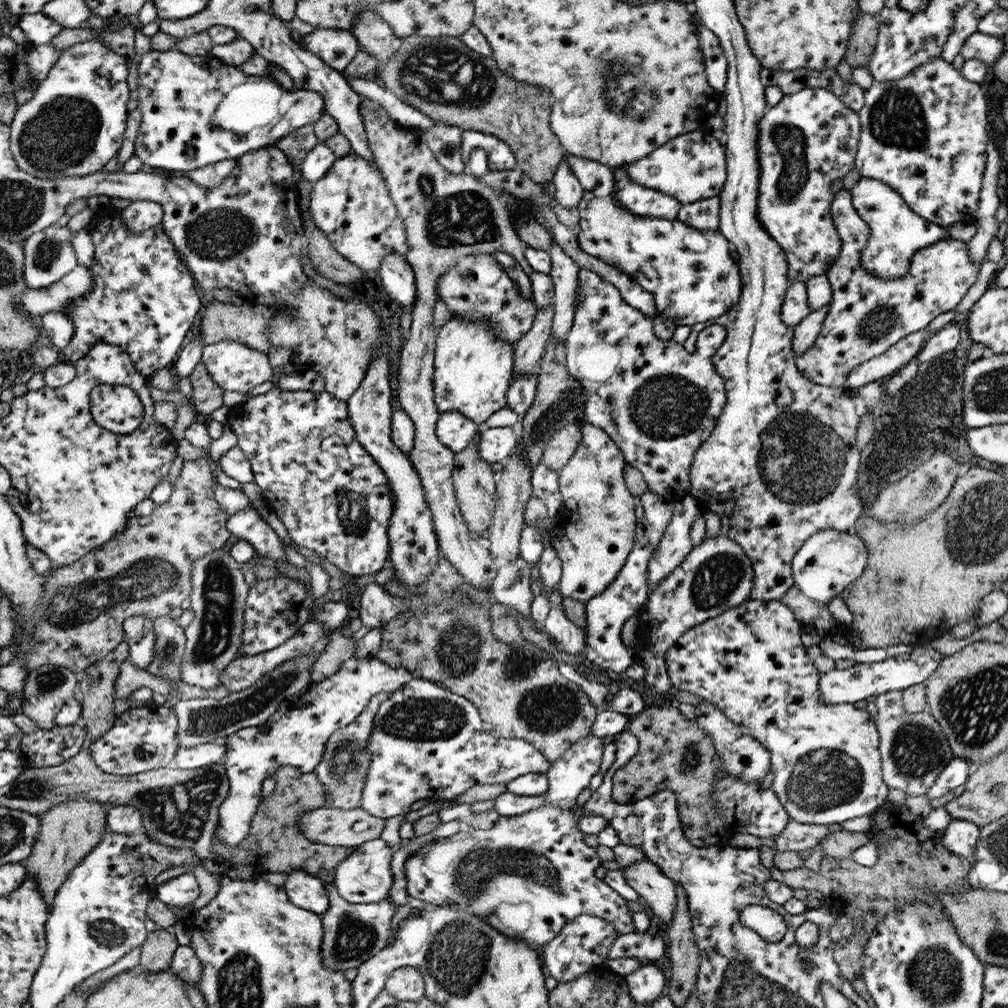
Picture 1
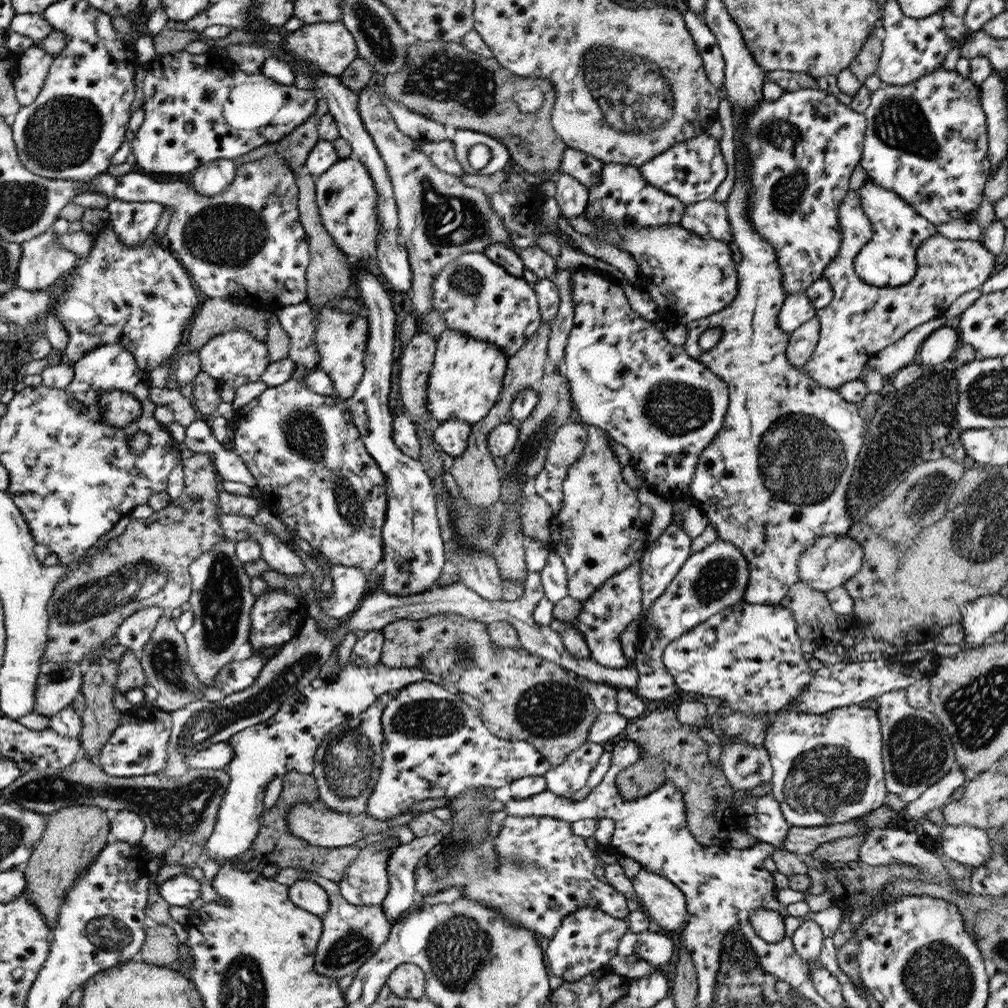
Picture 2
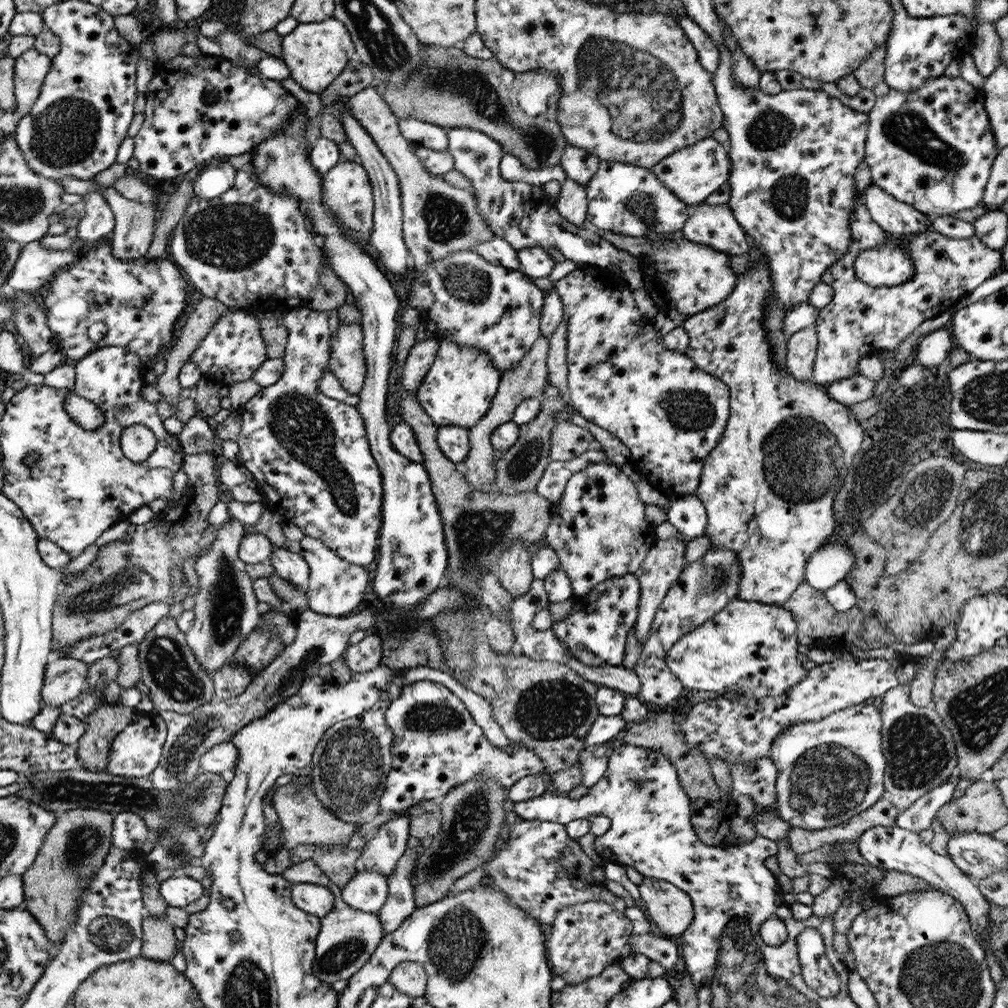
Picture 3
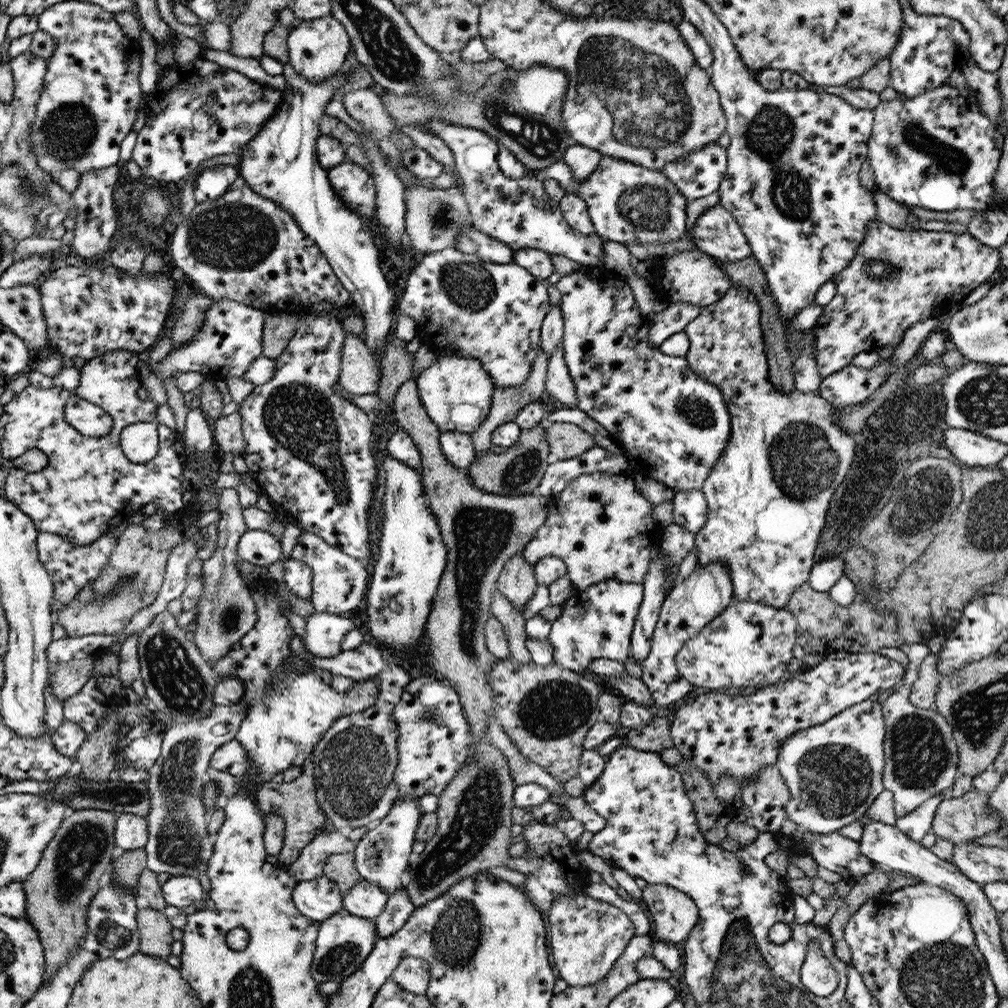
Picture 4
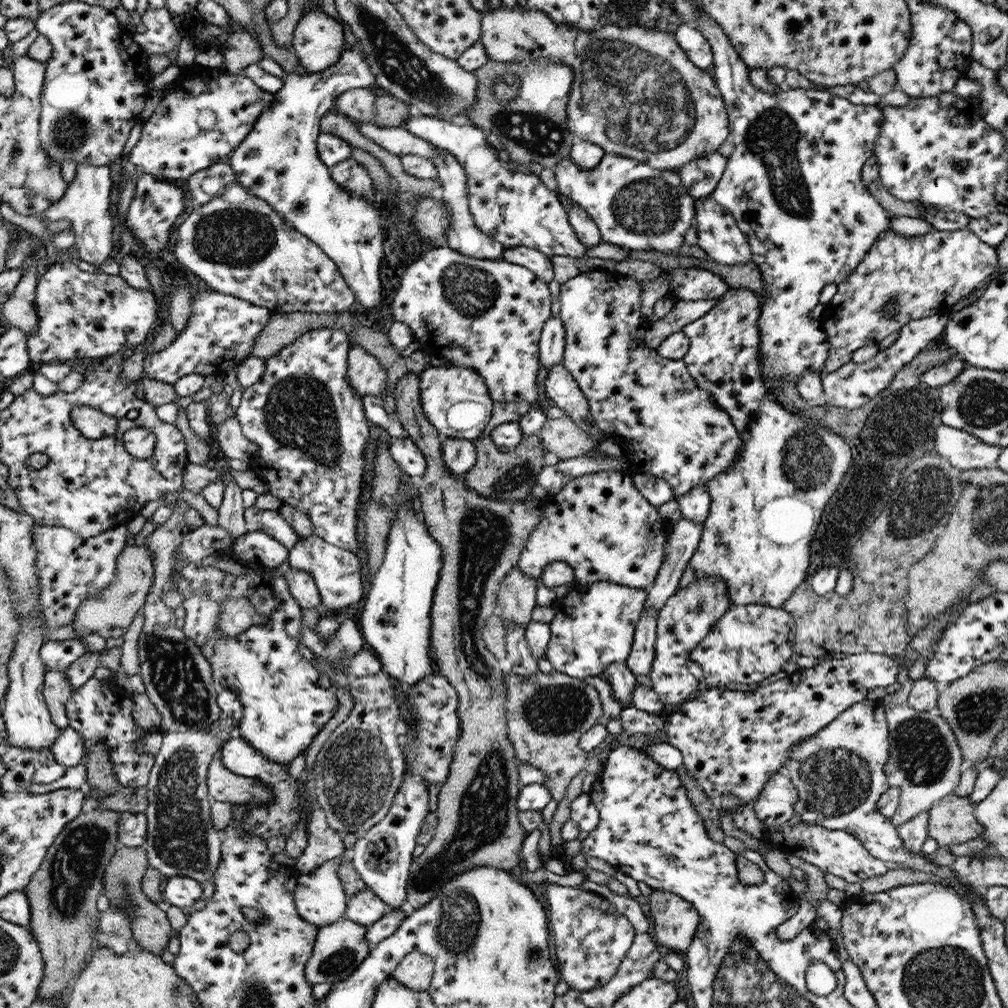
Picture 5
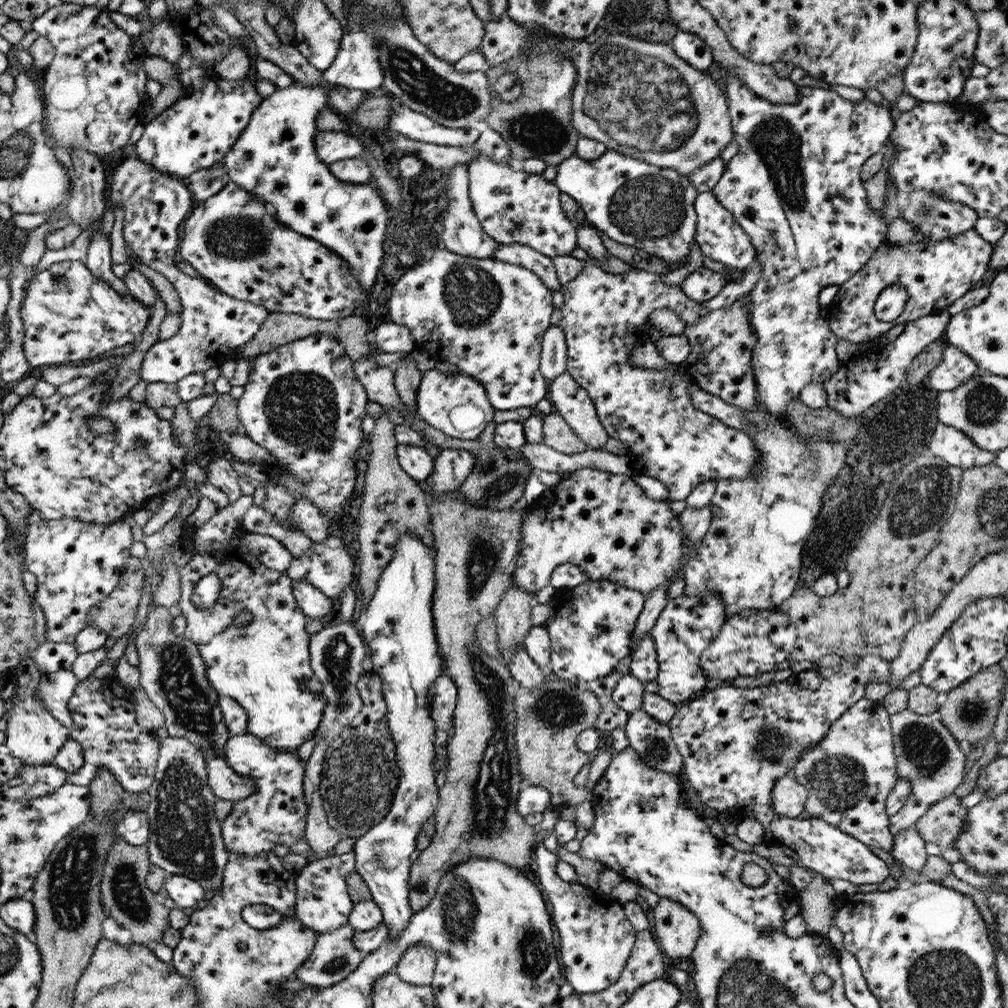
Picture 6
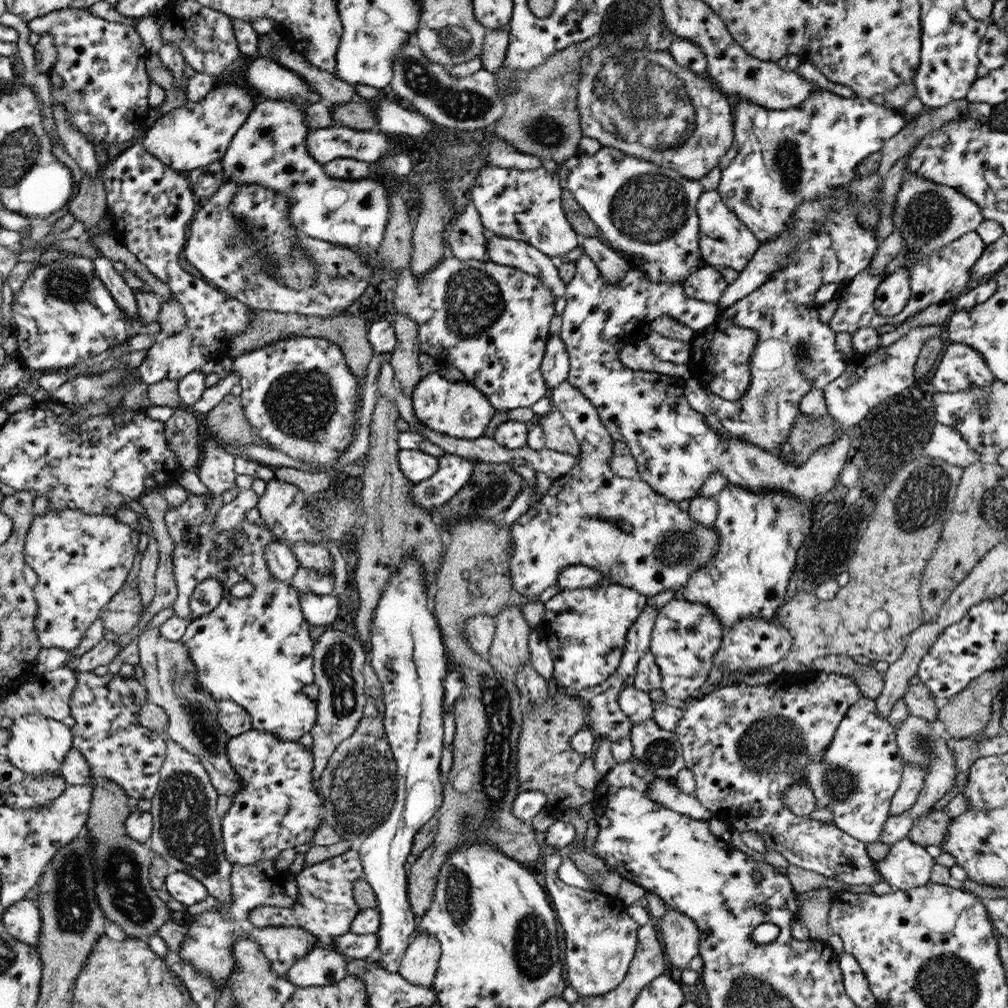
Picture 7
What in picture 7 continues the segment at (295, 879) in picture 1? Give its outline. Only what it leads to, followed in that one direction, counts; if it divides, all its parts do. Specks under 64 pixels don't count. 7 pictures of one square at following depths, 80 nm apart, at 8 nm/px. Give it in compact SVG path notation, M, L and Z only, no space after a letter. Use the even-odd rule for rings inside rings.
M354 846L348 851L304 867L296 875L298 882L298 900L289 907L258 906L248 914L248 919L258 928L272 926L297 926L310 931L320 940L322 938L339 937L351 930L352 921L359 913L359 905L355 901L355 882L364 876L364 868L360 853Z

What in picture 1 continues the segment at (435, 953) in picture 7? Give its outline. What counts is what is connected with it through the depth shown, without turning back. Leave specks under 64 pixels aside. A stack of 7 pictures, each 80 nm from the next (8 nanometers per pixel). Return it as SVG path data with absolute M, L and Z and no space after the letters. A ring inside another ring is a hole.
M405 966L391 973L386 990L401 1001L416 1002L426 996L426 983L417 968Z

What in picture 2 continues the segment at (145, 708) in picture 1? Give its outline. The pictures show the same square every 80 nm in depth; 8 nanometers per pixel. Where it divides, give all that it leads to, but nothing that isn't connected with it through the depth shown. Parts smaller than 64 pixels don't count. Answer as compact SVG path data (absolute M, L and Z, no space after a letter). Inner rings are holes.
M154 704L134 706L123 713L120 727L110 735L100 753L99 766L115 777L144 776L161 771L167 763L167 746L172 730L168 710Z

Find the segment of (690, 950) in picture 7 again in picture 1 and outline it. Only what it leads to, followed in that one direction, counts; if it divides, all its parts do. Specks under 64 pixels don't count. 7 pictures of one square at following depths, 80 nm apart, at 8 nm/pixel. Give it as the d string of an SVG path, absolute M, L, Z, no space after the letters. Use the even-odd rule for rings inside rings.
M646 858L627 869L622 868L622 874L626 882L646 900L650 910L668 925L677 905L675 882Z

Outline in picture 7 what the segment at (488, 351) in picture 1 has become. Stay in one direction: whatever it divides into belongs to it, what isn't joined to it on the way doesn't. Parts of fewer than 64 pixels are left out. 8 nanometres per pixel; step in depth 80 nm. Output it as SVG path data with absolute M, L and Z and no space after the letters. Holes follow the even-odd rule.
M440 372L424 376L410 397L416 418L424 426L454 438L472 440L484 436L484 430L496 414L496 408L478 387L472 386L468 380L448 381Z

